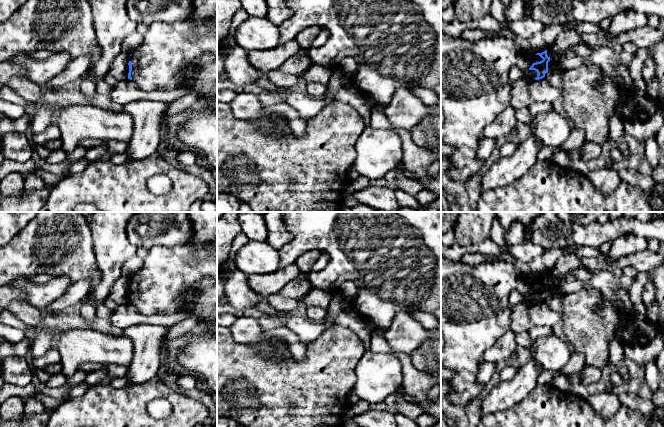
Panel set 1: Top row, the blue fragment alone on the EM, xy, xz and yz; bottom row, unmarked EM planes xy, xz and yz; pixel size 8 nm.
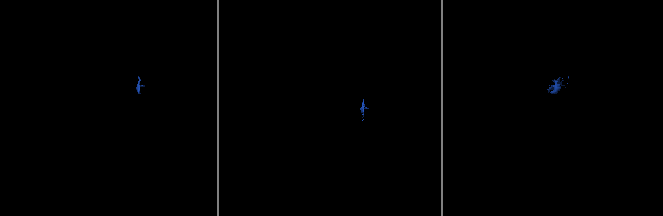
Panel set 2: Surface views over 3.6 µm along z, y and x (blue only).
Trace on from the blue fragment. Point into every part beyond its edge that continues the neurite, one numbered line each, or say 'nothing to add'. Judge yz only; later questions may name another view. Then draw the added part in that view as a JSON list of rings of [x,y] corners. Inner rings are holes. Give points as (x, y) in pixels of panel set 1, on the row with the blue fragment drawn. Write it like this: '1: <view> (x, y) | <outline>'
1: yz (475, 87) | [[[441,31],[441,111],[444,114],[444,123],[441,127],[441,141],[455,148],[451,157],[445,158],[453,165],[453,168],[445,173],[449,179],[465,184],[483,166],[485,160],[477,158],[481,133],[486,126],[490,125],[511,105],[510,69],[515,66],[522,70],[529,84],[535,81],[538,75],[537,71],[529,68],[533,63],[542,60],[539,55],[520,52],[510,38],[501,37],[470,42],[461,37],[446,36]]]

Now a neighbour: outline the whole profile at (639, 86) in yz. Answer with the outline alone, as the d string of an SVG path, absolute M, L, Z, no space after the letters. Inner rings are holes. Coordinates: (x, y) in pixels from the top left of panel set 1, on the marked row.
M638 48L637 51L633 53L633 59L628 67L632 79L632 83L629 88L641 96L645 96L647 94L647 83L642 77L643 63L647 58L647 49Z

